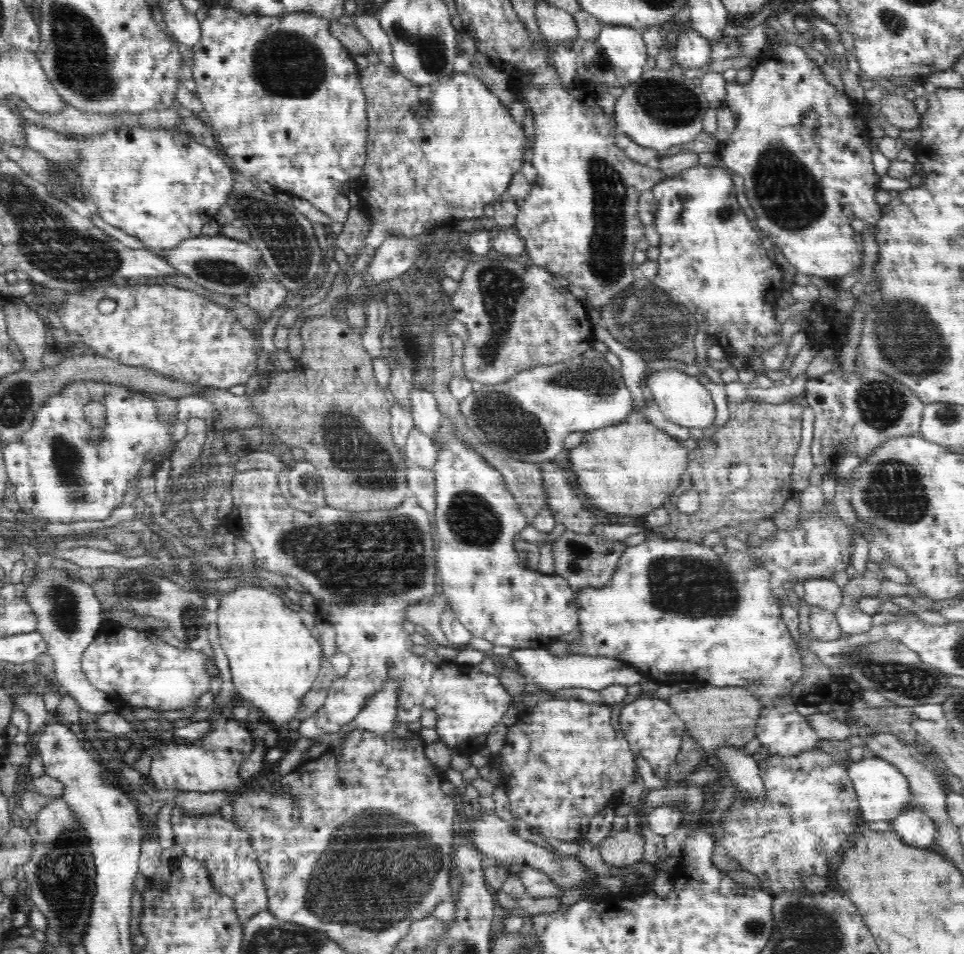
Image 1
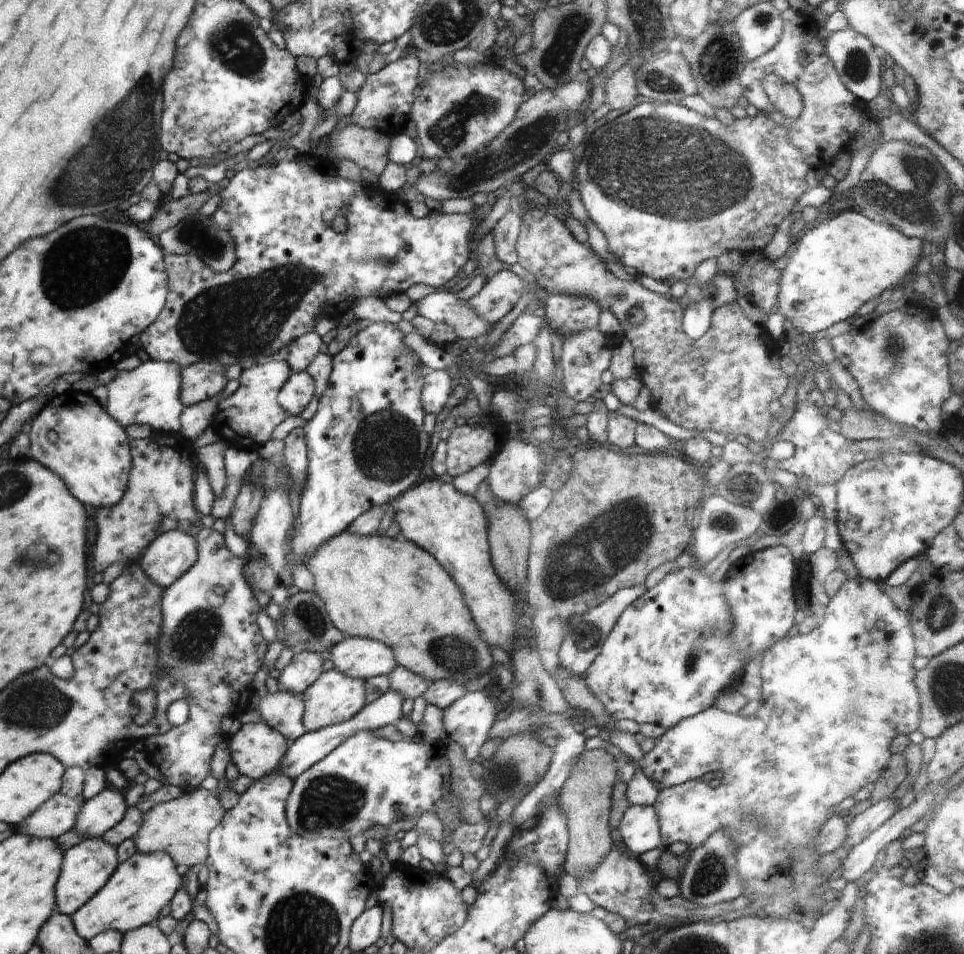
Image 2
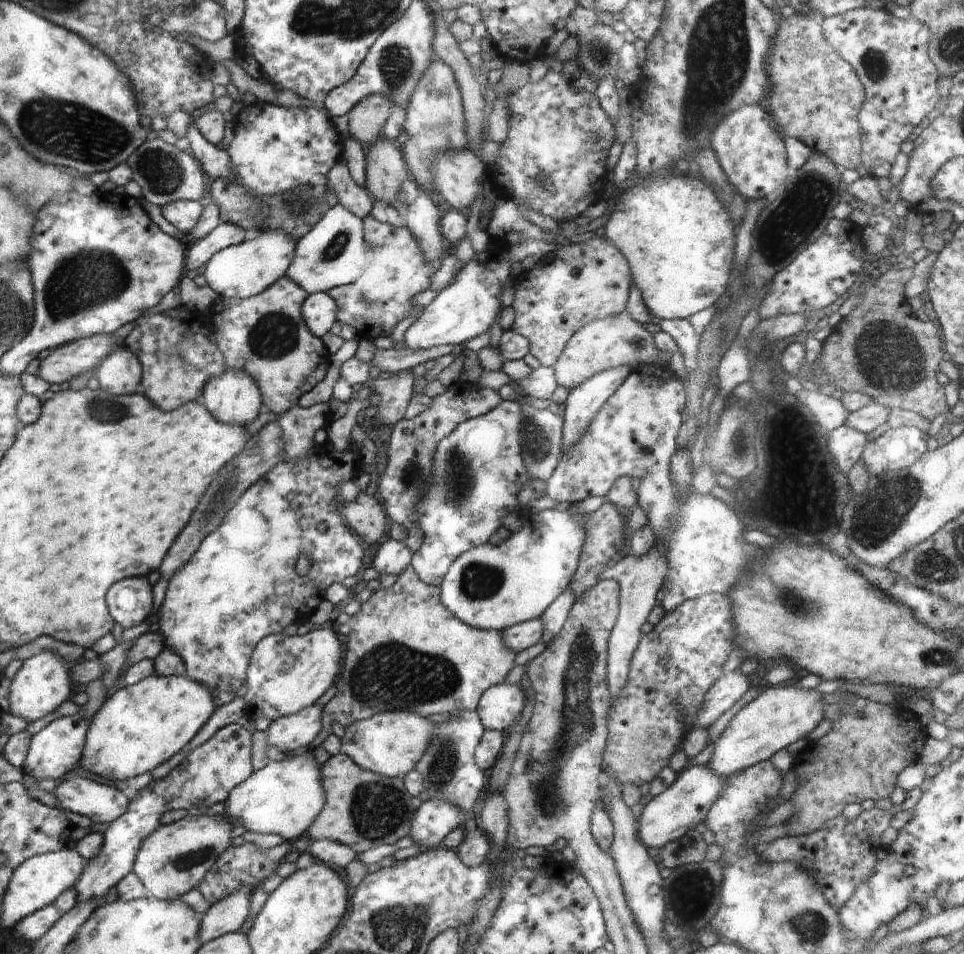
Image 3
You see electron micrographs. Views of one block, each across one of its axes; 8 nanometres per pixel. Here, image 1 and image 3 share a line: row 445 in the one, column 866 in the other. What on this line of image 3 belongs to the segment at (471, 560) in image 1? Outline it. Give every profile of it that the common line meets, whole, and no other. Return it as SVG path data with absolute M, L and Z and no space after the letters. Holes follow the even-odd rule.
M909 426L890 427L878 438L866 442L861 459L872 476L886 474L912 466L926 454L928 434L920 428Z

